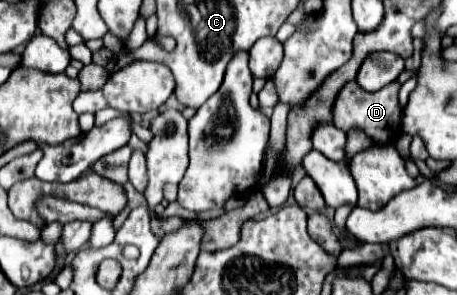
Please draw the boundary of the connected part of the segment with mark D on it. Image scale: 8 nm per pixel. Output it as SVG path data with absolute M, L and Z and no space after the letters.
M354 80L344 84L344 88L336 96L336 104L332 106L332 122L348 132L352 126L362 128L374 144L394 144L400 134L400 120L402 120L402 108L398 104L398 82L392 82L384 86L378 92L364 92Z

